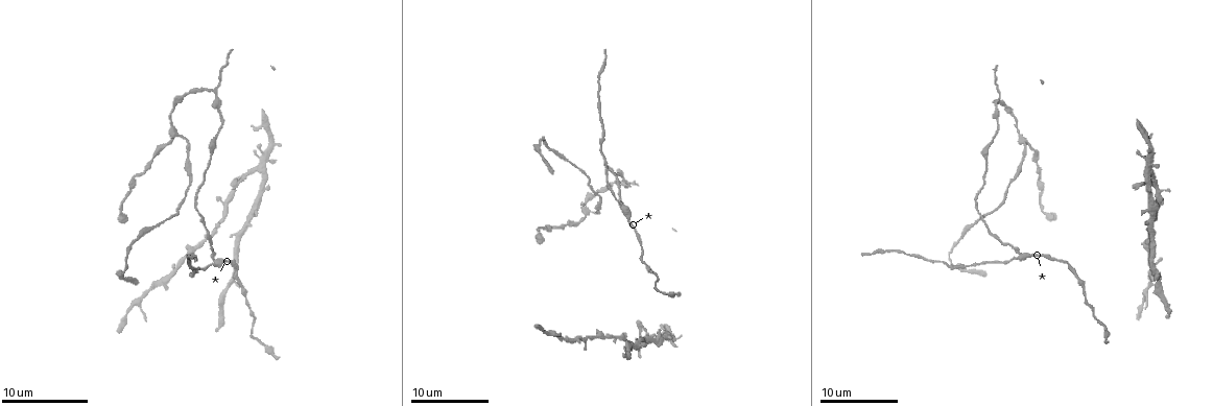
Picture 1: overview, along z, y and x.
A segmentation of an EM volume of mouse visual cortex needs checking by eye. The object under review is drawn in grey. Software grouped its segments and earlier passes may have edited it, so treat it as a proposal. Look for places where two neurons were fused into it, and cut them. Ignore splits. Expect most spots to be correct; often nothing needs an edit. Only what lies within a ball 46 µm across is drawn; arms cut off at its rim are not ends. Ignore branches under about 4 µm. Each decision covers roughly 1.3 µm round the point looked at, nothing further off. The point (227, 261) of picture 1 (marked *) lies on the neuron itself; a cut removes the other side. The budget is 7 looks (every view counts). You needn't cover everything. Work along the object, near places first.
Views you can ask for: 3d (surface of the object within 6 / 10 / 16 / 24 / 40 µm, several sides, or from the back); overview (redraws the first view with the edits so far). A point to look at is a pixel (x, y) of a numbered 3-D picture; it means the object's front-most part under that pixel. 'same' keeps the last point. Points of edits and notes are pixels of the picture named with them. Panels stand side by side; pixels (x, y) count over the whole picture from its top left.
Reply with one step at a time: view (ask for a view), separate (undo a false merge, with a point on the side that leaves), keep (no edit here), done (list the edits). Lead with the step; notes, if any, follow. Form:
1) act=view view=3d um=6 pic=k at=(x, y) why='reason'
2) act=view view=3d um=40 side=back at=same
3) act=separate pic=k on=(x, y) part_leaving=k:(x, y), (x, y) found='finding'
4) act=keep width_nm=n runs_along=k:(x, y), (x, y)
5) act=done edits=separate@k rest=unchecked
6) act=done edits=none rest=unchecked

act=view view=3d um=16 pic=1 at=(622, 206) why='arms part here'

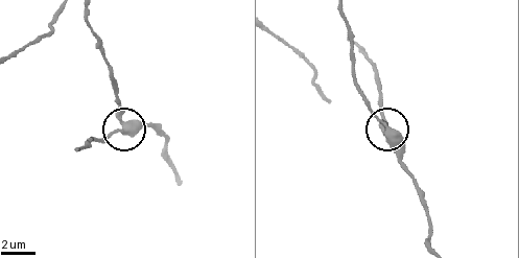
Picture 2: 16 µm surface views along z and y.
act=view view=3d um=16 side=back pic=2 at=(124, 126) why='from behind'

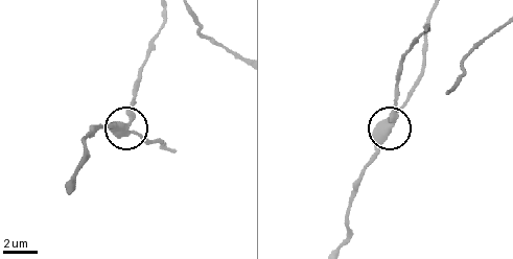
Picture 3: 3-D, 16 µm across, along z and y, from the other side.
act=keep width_nm=380 runs_along=3:(105, 126), (123, 126), (148, 142) found='continuous, no second neuron'

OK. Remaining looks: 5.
act=view view=3d um=10 pic=1 at=(1023, 142) why='arms part here'

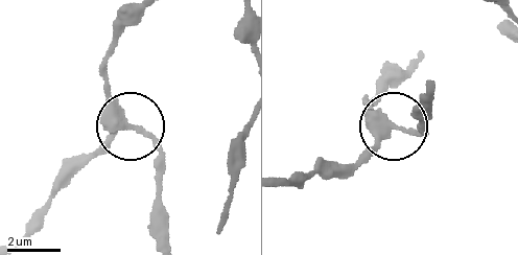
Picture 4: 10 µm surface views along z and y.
act=keep width_nm=370 runs_along=4:(141, 13), (104, 67), (110, 100), (127, 125), (87, 165) found='continuous, no second neuron'

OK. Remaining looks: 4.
act=view view=3d um=10 pic=1 at=(210, 90) why='thin arm on a thick one'

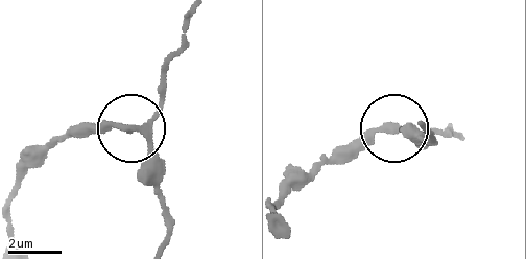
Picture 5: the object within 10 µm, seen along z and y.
act=view view=3d um=10 side=back pic=5 at=(398, 129)

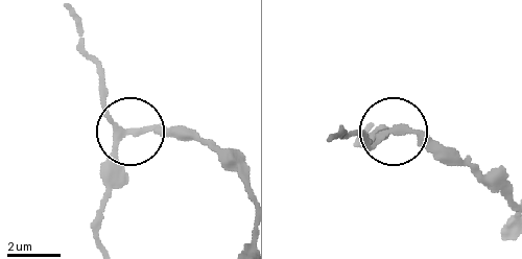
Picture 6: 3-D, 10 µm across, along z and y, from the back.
act=keep arms=3 runs_along=6:(102, 245), (102, 171), (124, 134), (104, 111), (102, 86) found='continuous, no second neuron'

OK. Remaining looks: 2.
act=done edits=none rest=unchecked

